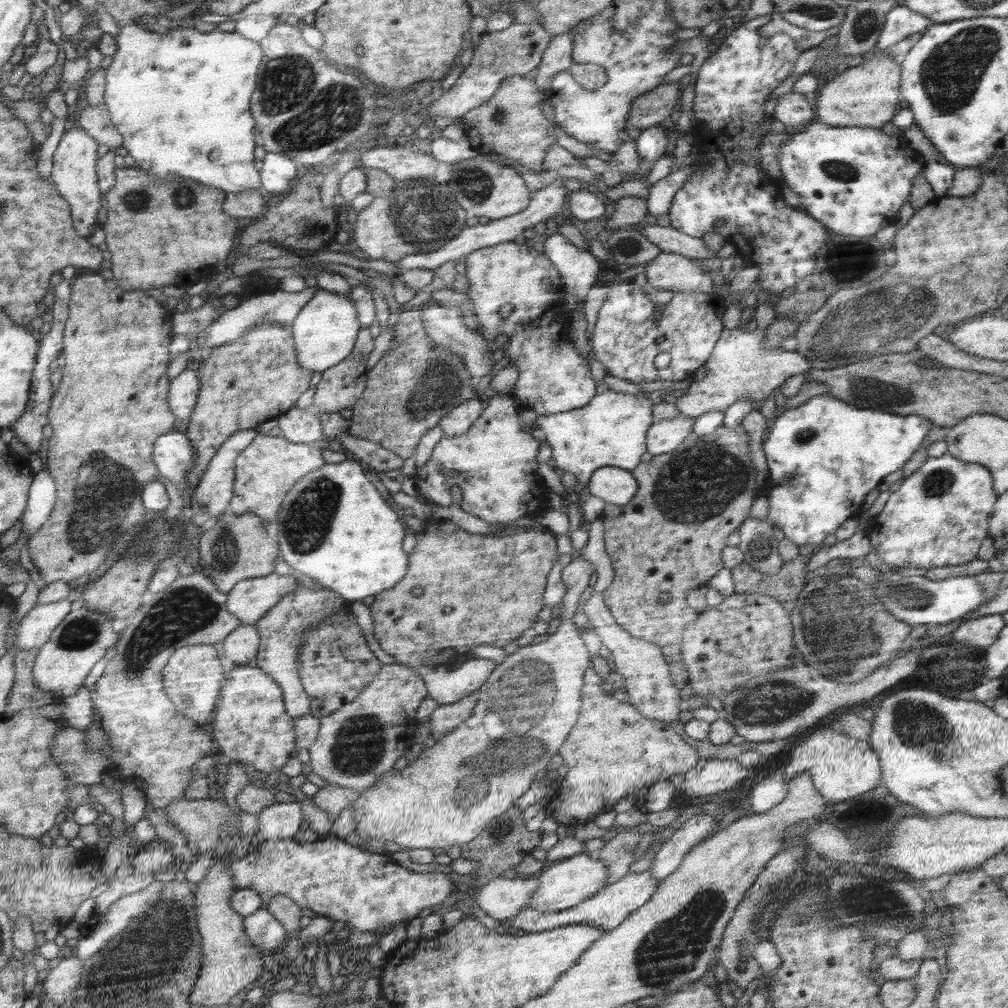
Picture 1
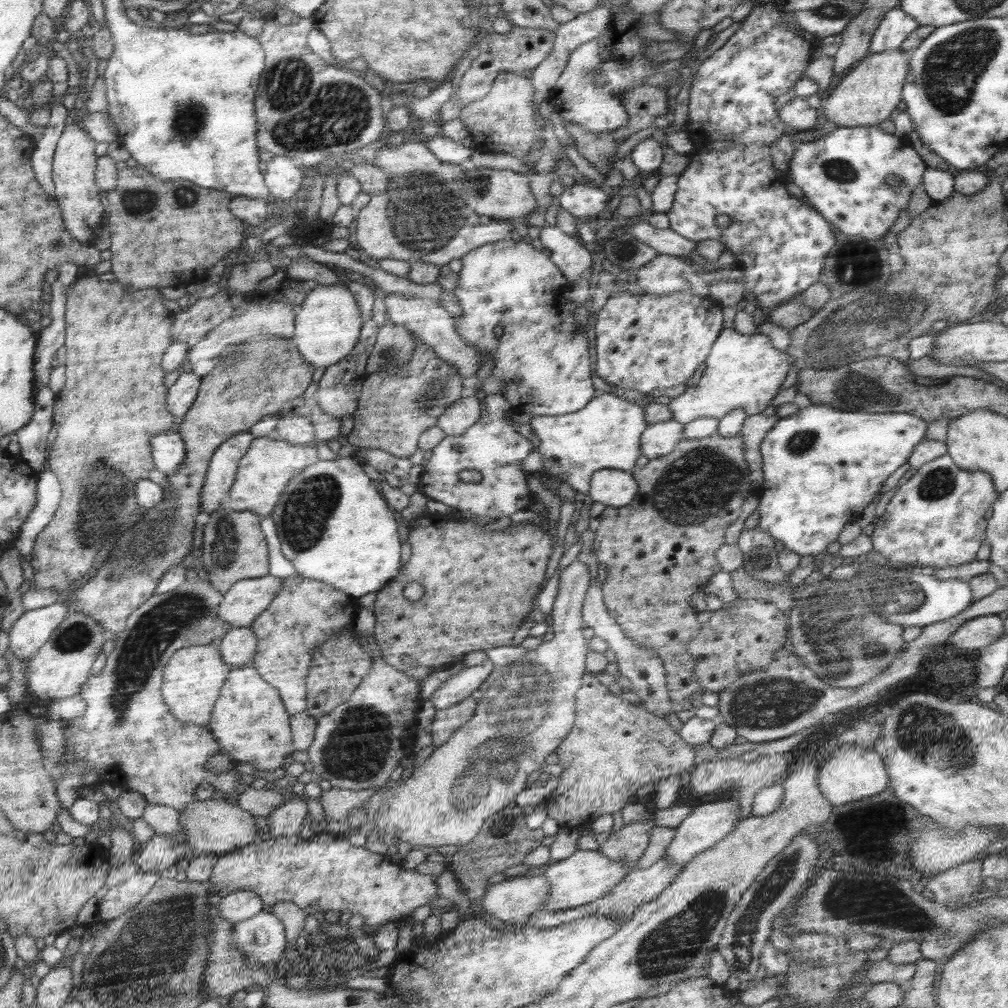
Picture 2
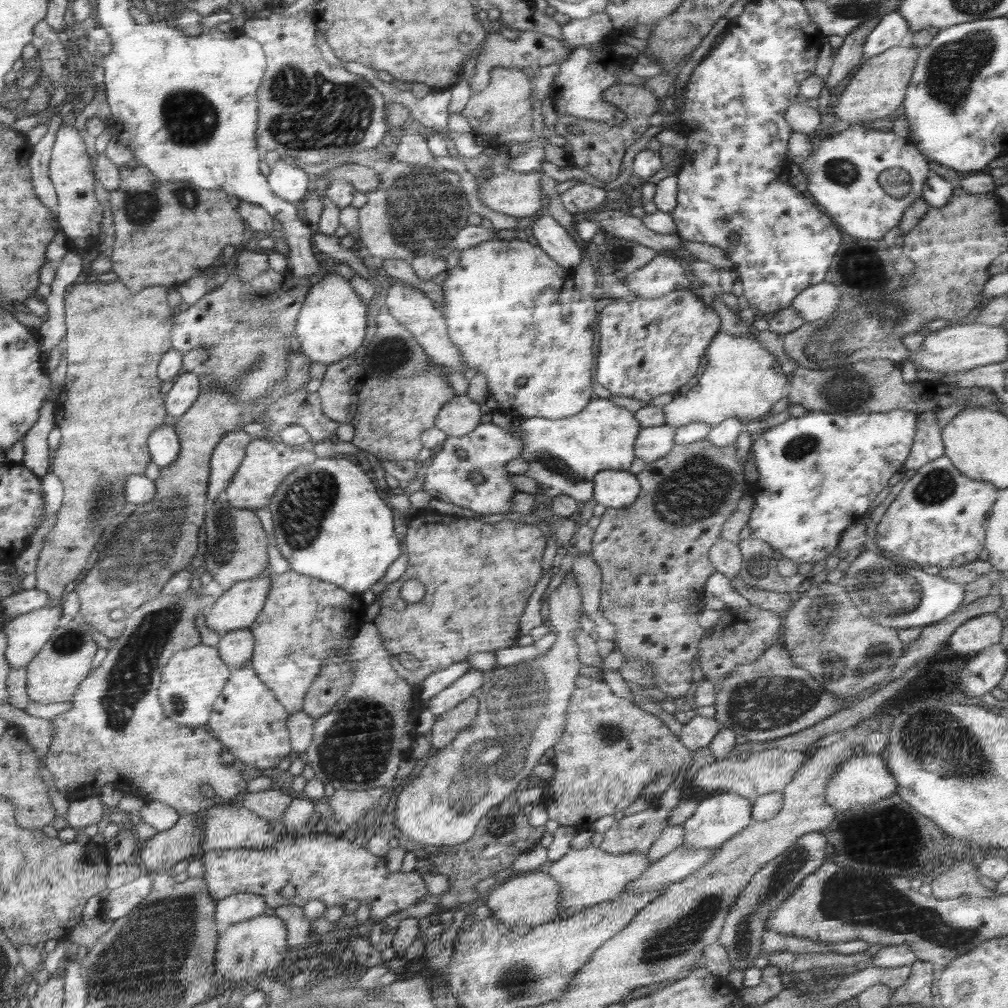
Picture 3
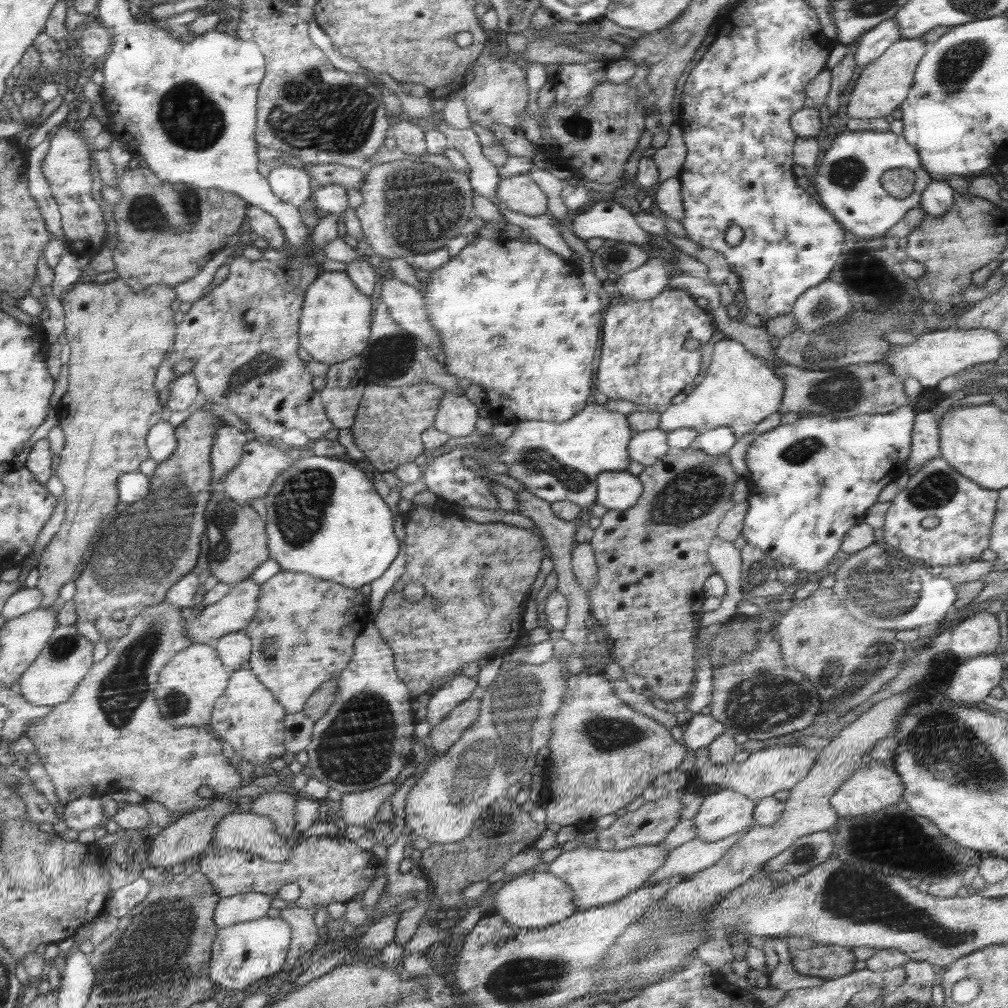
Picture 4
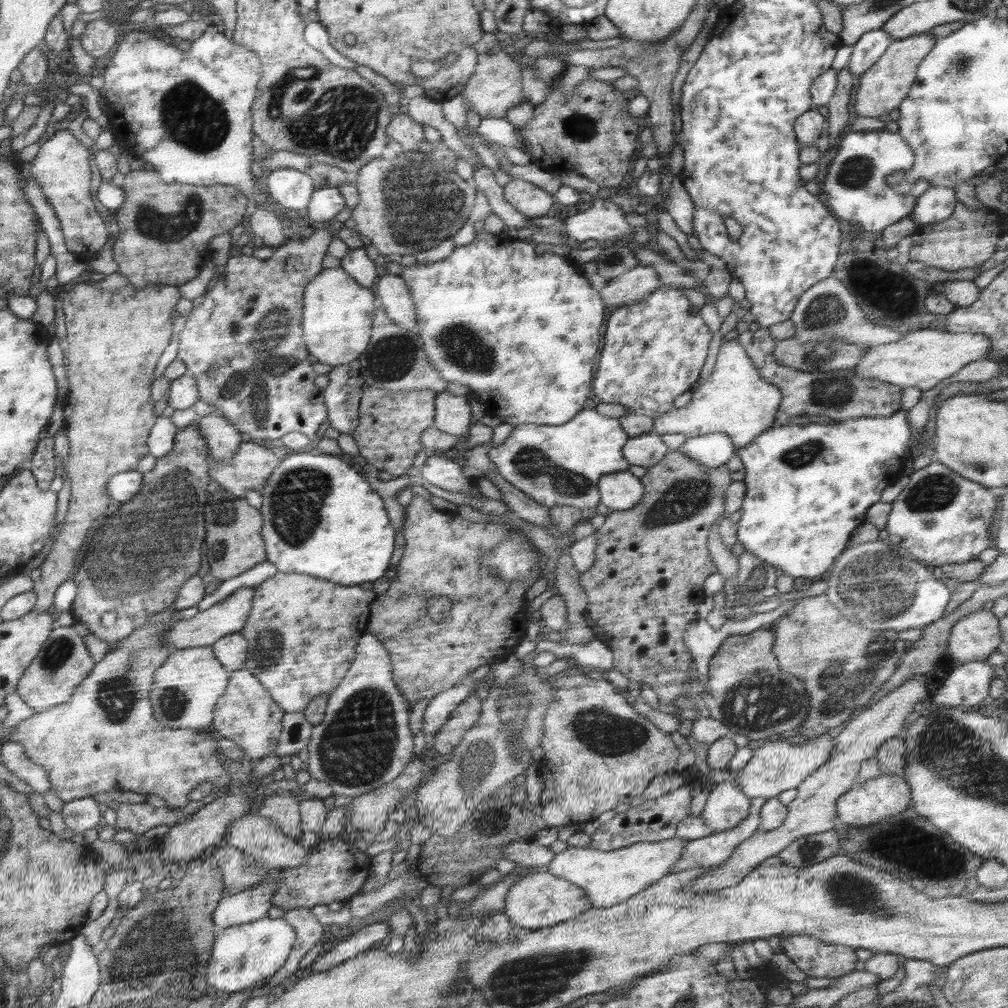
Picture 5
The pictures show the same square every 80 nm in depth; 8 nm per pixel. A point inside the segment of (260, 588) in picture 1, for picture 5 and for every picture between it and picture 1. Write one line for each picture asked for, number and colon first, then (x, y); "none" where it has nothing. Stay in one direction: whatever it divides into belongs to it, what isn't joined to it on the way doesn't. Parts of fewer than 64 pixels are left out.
2: (242, 603)
3: (237, 608)
4: (234, 612)
5: (229, 615)

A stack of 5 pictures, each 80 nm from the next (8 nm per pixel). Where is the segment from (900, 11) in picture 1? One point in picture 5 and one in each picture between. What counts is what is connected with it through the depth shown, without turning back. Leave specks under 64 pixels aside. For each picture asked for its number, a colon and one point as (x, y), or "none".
2: (896, 25)
3: (890, 30)
4: (872, 44)
5: (871, 46)

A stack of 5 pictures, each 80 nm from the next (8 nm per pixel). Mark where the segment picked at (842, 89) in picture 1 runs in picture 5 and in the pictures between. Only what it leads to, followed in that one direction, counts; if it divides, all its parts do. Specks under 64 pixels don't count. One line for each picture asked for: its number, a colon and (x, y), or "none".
2: (869, 92)
3: (878, 87)
4: (884, 84)
5: (887, 82)

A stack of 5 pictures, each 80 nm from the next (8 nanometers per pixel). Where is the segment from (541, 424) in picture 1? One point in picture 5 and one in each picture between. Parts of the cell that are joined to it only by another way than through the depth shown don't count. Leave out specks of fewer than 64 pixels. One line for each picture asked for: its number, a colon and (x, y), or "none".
2: (607, 433)
3: (564, 456)
4: (555, 461)
5: (561, 465)

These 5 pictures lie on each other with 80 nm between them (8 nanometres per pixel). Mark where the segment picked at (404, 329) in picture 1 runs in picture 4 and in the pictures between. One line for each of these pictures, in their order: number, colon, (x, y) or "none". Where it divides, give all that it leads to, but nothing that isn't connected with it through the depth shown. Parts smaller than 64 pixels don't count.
2: (396, 406)
3: (391, 415)
4: (387, 426)

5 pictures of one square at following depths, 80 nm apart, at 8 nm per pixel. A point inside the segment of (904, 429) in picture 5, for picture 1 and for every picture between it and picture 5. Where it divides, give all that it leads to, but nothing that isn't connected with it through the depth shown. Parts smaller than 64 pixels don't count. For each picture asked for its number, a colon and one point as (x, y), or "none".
1: (823, 457)
2: (822, 465)
3: (817, 474)
4: (813, 480)

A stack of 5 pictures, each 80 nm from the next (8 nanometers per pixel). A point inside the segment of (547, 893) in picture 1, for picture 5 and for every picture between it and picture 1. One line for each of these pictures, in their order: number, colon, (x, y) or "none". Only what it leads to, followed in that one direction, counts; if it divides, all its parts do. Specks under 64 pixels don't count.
2: (588, 875)
3: (588, 877)
4: (597, 877)
5: (608, 878)

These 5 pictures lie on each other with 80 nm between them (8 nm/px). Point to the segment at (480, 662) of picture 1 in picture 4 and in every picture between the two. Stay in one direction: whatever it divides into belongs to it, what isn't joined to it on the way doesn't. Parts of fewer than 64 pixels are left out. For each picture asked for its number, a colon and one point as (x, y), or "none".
2: (466, 683)
3: (458, 691)
4: (448, 697)

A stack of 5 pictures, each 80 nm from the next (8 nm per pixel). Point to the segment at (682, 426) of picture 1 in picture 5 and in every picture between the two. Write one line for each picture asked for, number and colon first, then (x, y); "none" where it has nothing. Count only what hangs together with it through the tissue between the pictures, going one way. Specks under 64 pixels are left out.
2: (661, 438)
3: (653, 443)
4: (646, 447)
5: (646, 450)

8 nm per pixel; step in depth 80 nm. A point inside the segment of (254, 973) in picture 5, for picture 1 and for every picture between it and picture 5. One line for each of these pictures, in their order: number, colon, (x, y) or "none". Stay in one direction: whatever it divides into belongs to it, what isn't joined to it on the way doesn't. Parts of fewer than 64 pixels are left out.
1: (265, 931)
2: (261, 937)
3: (247, 949)
4: (246, 953)

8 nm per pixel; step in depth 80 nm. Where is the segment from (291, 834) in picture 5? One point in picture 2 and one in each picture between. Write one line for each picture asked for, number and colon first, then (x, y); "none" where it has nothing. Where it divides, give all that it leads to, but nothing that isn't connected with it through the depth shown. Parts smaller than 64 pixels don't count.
2: (260, 802)
3: (271, 804)
4: (279, 806)

